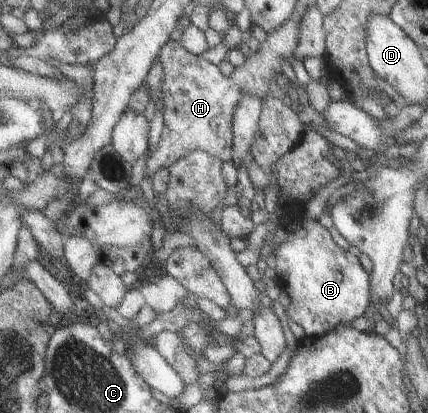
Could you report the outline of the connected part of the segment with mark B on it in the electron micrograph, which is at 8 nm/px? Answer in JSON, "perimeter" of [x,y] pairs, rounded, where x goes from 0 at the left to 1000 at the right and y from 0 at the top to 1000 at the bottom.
{"perimeter":[[[706,521],[696,547],[673,567],[673,574],[633,608],[645,630],[643,683],[668,705],[678,736],[664,746],[668,770],[682,775],[710,801],[713,816],[748,816],[778,799],[790,787],[818,780],[850,760],[867,731],[864,673],[839,639],[832,620],[804,608],[773,581],[762,552],[748,547],[741,533],[708,533]]]}

